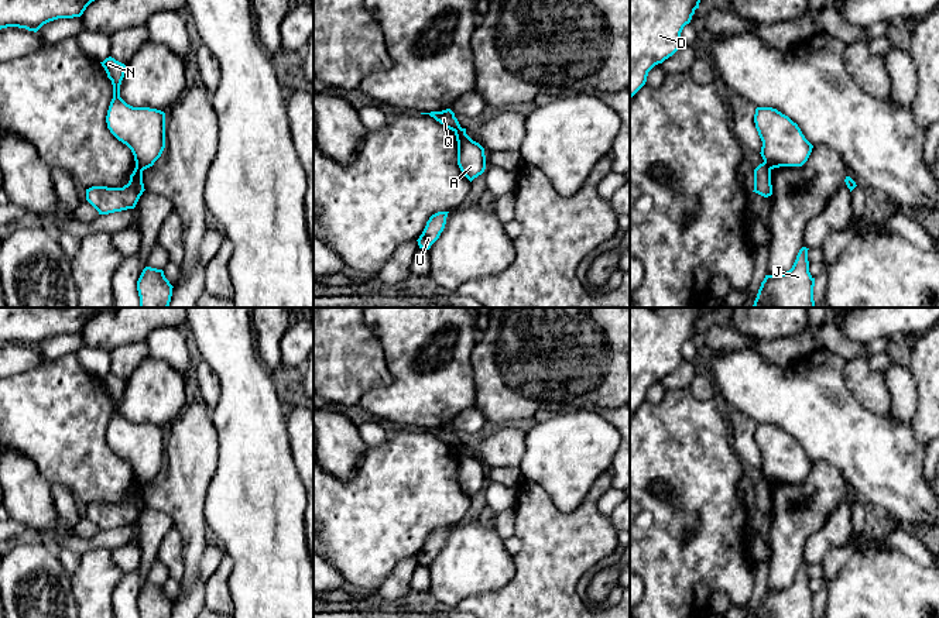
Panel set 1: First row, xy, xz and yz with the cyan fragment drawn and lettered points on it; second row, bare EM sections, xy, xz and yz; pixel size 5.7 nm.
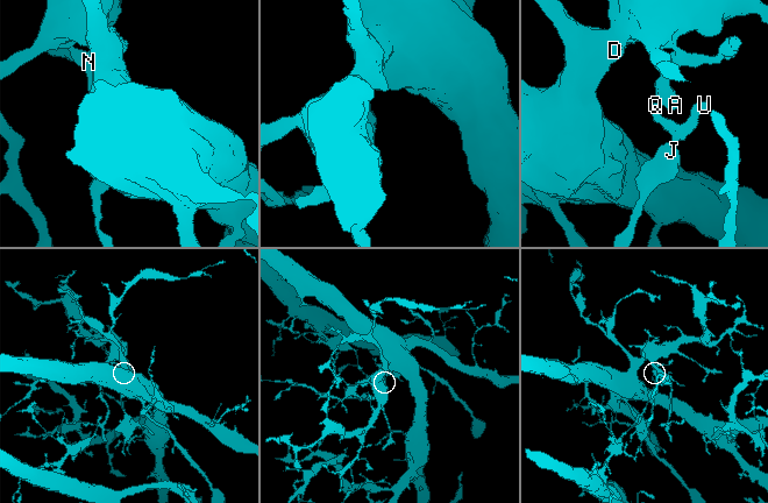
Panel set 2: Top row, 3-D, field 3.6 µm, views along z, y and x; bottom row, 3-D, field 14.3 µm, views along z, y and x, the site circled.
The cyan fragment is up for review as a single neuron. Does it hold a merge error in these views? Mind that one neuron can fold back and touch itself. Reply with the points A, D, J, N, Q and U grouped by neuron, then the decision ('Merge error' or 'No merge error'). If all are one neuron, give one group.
Groups: A D N / J Q U. Merge error

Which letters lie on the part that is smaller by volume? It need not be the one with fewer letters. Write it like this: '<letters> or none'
J, Q, U

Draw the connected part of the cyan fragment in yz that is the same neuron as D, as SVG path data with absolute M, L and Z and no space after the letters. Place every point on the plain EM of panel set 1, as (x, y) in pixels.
M630 308L630 415L645 401L648 388L681 364L681 349L703 312L702 308Z

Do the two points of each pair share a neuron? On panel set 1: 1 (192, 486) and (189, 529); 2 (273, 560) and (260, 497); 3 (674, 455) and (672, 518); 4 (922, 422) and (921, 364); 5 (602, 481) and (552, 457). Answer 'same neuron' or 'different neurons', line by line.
1: same neuron
2: same neuron
3: same neuron
4: same neuron
5: different neurons

